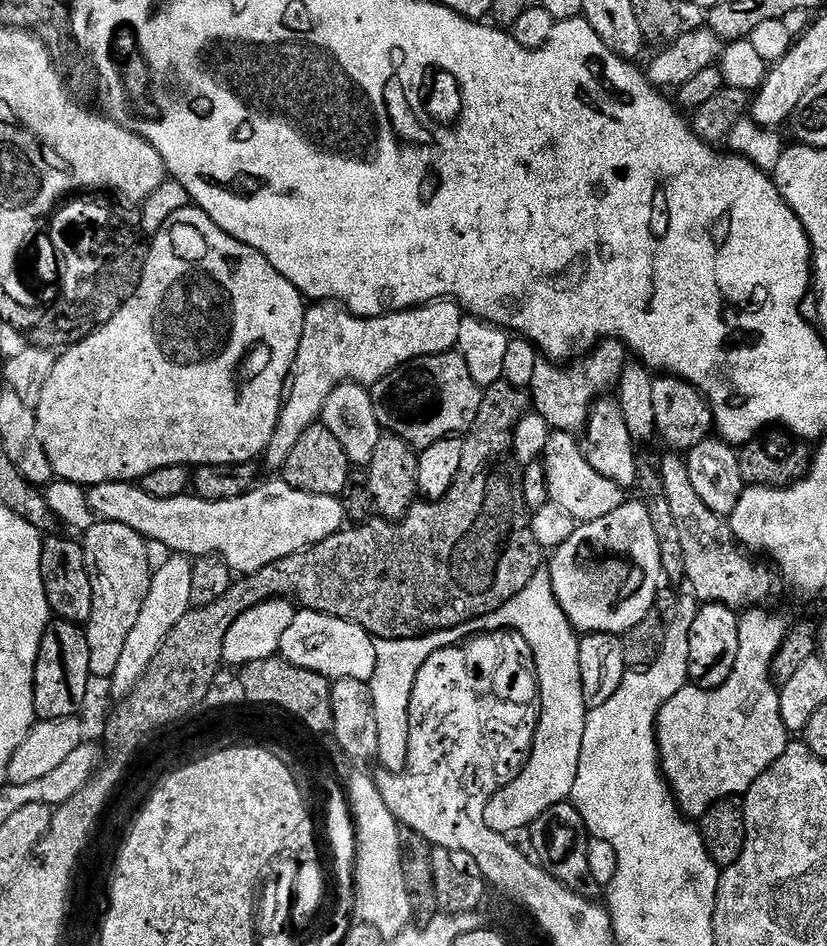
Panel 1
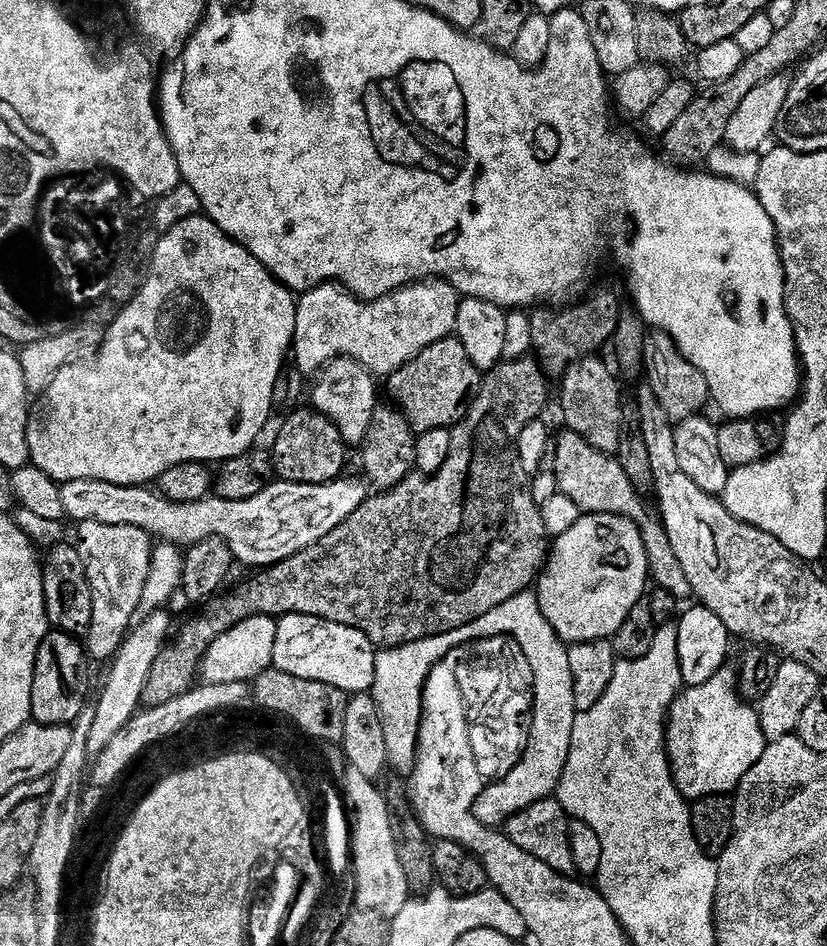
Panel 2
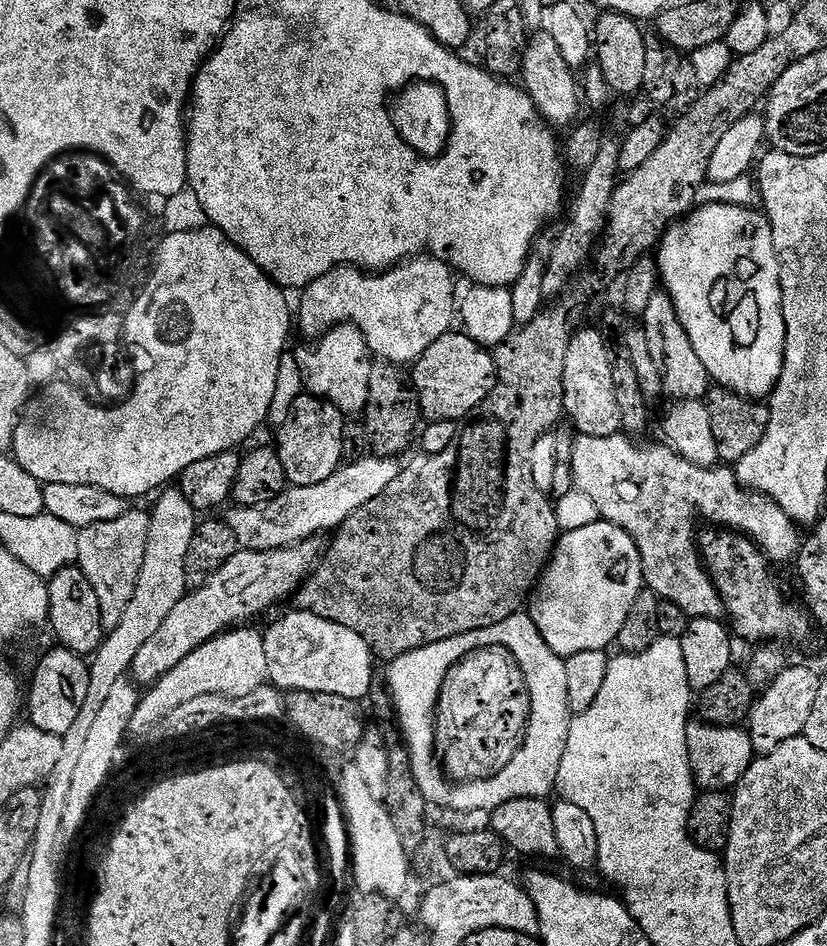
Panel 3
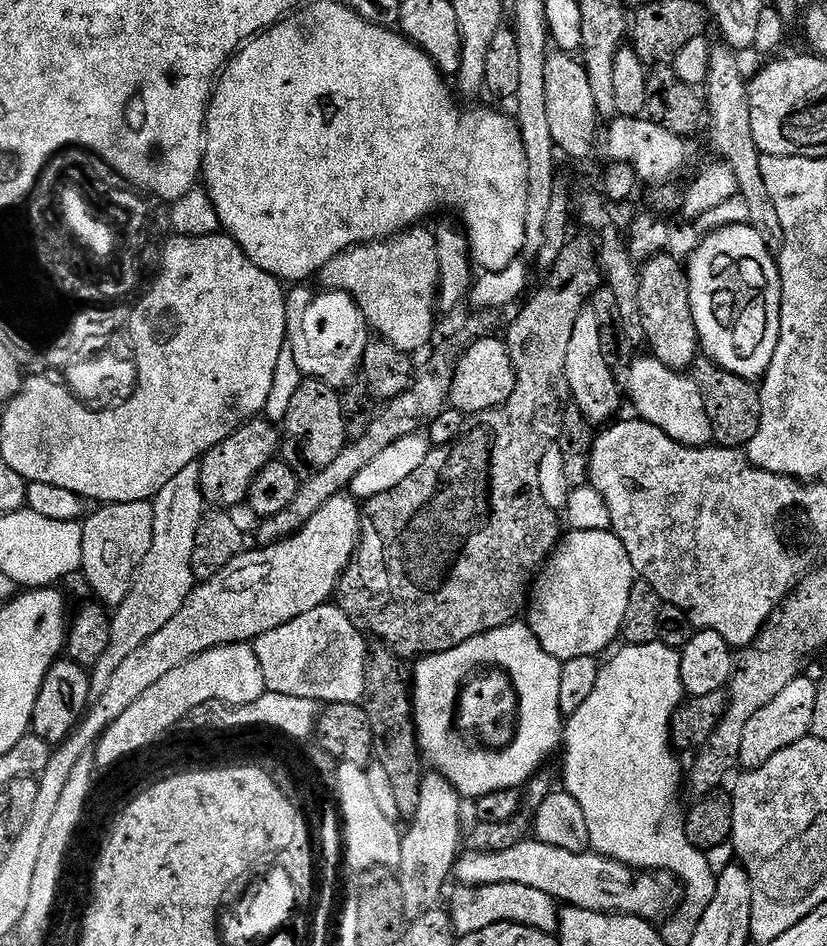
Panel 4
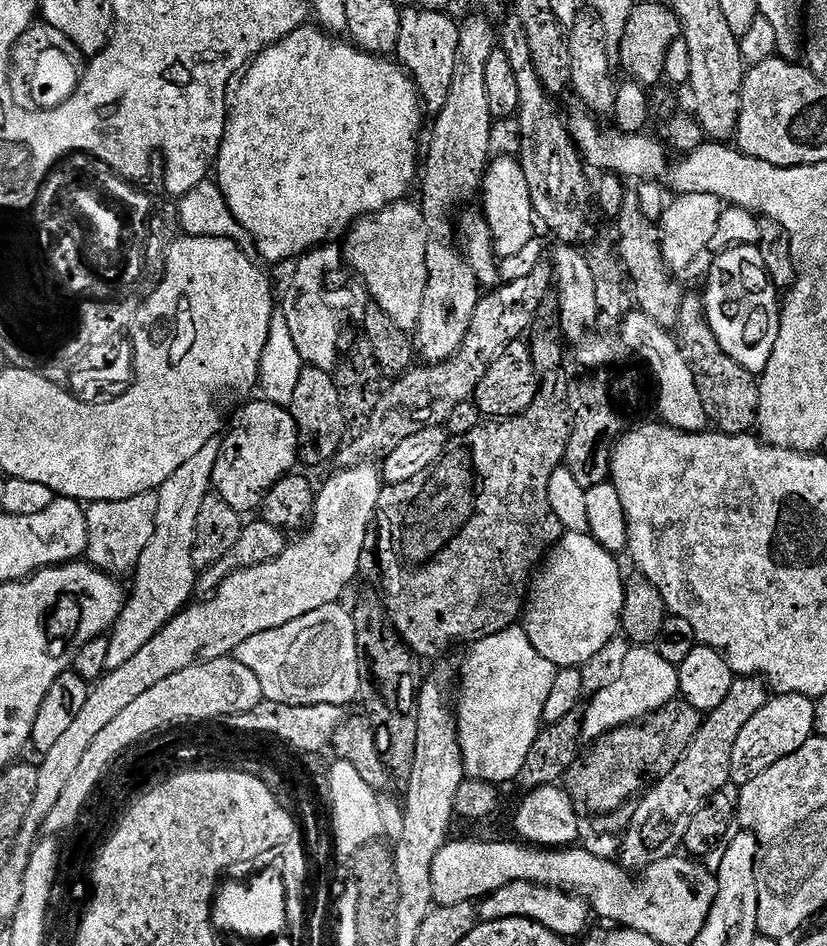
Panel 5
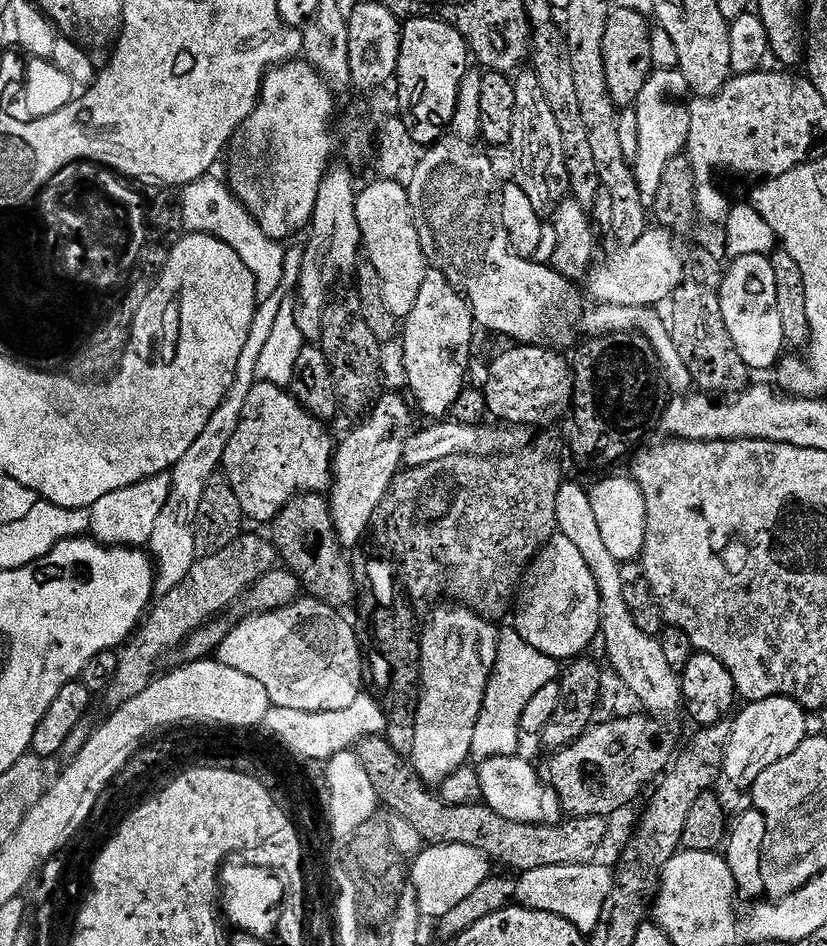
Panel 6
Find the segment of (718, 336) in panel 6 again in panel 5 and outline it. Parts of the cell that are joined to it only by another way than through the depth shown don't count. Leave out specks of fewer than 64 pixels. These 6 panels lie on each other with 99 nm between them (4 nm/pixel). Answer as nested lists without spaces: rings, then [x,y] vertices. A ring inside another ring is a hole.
[[[685,295],[680,303],[678,322],[674,335],[680,341],[680,349],[698,382],[698,394],[702,394],[702,406],[706,406],[709,421],[719,431],[731,436],[742,436],[756,428],[756,415],[760,405],[760,382],[757,373],[746,370],[722,350],[721,343],[710,328],[708,315],[704,312],[703,295]]]

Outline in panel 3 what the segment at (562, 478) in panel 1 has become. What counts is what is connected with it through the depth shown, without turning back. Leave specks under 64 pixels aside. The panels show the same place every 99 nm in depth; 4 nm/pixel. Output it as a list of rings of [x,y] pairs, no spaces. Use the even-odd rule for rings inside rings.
[[[625,434],[606,438],[577,435],[575,439],[576,441],[571,441],[570,444],[575,488],[582,490],[582,494],[587,494],[594,501],[600,511],[600,519],[610,521],[614,526],[626,530],[630,538],[634,538],[640,551],[645,585],[661,600],[681,607],[689,618],[720,620],[725,615],[723,599],[708,576],[704,560],[701,559],[698,527],[696,528],[696,519],[699,516],[709,520],[709,525],[751,536],[769,561],[792,562],[799,556],[802,535],[800,536],[801,529],[796,521],[791,520],[786,510],[782,510],[782,506],[775,504],[769,496],[745,488],[731,467],[699,468],[686,462],[686,458],[677,456],[667,443],[640,444],[644,442],[637,442]]]

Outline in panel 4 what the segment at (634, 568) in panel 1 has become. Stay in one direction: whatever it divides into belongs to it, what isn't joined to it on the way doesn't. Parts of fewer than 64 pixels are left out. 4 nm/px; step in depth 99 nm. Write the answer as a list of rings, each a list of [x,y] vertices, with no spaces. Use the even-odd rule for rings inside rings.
[[[569,531],[567,535],[561,539],[560,543],[552,549],[552,555],[545,560],[543,568],[541,568],[538,573],[538,592],[540,588],[540,596],[533,595],[526,605],[526,623],[528,629],[532,631],[534,638],[538,638],[542,650],[546,650],[546,654],[550,654],[556,660],[561,662],[569,660],[570,658],[582,658],[583,656],[599,657],[601,655],[600,652],[606,651],[607,648],[615,642],[616,636],[618,640],[618,637],[621,635],[624,627],[624,619],[626,618],[626,602],[630,602],[630,590],[632,589],[632,585],[636,583],[637,579],[638,577],[634,570],[634,566],[630,562],[630,554],[626,554],[626,546],[622,546],[622,542],[612,531]]]

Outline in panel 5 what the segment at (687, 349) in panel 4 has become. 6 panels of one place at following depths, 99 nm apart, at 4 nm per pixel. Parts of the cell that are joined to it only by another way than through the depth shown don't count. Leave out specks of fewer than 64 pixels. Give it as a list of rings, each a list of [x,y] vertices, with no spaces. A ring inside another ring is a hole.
[[[627,187],[622,210],[616,217],[618,223],[618,253],[624,271],[630,277],[630,288],[634,293],[635,307],[644,312],[663,328],[675,329],[680,313],[680,303],[684,301],[686,289],[679,284],[664,262],[664,252],[660,249],[660,229],[641,212],[637,187]]]

